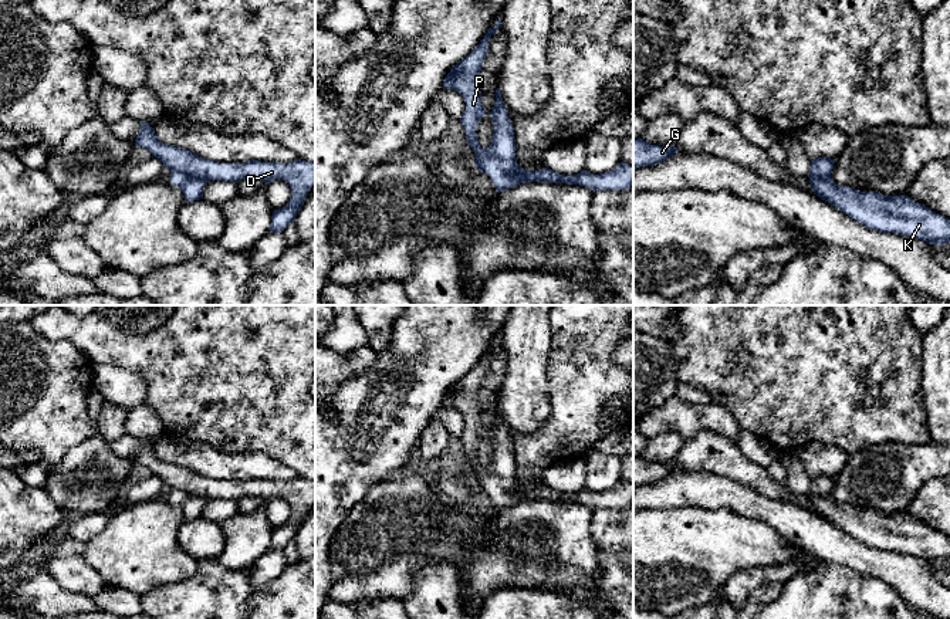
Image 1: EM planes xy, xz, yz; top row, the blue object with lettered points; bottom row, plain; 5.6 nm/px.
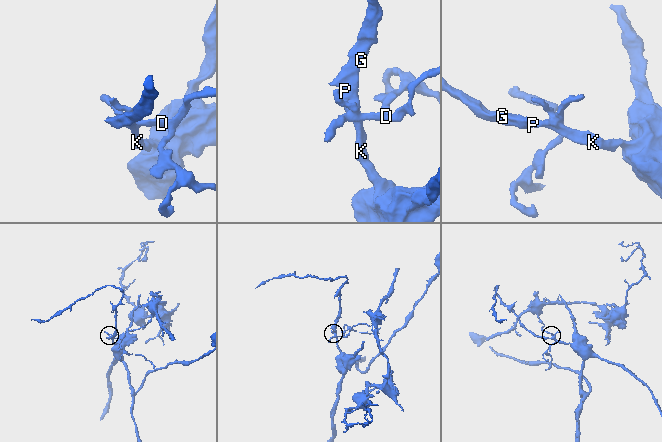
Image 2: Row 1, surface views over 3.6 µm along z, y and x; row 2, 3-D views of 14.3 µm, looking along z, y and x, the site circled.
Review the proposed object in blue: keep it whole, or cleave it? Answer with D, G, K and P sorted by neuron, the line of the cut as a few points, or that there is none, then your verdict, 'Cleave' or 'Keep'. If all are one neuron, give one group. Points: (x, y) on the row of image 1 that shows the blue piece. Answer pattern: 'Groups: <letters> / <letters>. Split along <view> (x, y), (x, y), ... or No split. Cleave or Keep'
Groups: D / G K P. Split along xy (172, 171), (196, 175), (205, 182). Cleave

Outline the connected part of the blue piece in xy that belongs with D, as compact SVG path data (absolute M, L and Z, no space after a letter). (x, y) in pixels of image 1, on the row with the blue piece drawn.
M148 122L141 124L141 131L135 139L136 146L148 149L165 168L202 180L239 182L253 177L266 183L281 179L291 187L291 197L285 207L273 210L270 231L283 233L295 220L304 204L305 196L315 185L315 163L295 159L290 163L249 160L244 163L219 163L206 160L193 152L162 143L153 128Z

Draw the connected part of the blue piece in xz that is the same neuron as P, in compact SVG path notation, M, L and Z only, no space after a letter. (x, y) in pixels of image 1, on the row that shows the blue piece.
M501 18L493 28L487 30L480 44L450 70L443 81L443 89L454 89L463 97L466 109L460 122L467 145L476 153L476 168L491 177L497 192L506 192L520 185L520 182L514 126L510 122L500 88L496 89L496 102L490 114L494 126L491 145L481 148L476 133L480 119L486 116L481 105L480 71L488 53L490 37L500 27Z

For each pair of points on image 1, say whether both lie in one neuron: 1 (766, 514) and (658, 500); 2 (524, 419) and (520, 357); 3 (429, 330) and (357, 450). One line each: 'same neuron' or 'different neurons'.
1: same neuron
2: same neuron
3: same neuron

